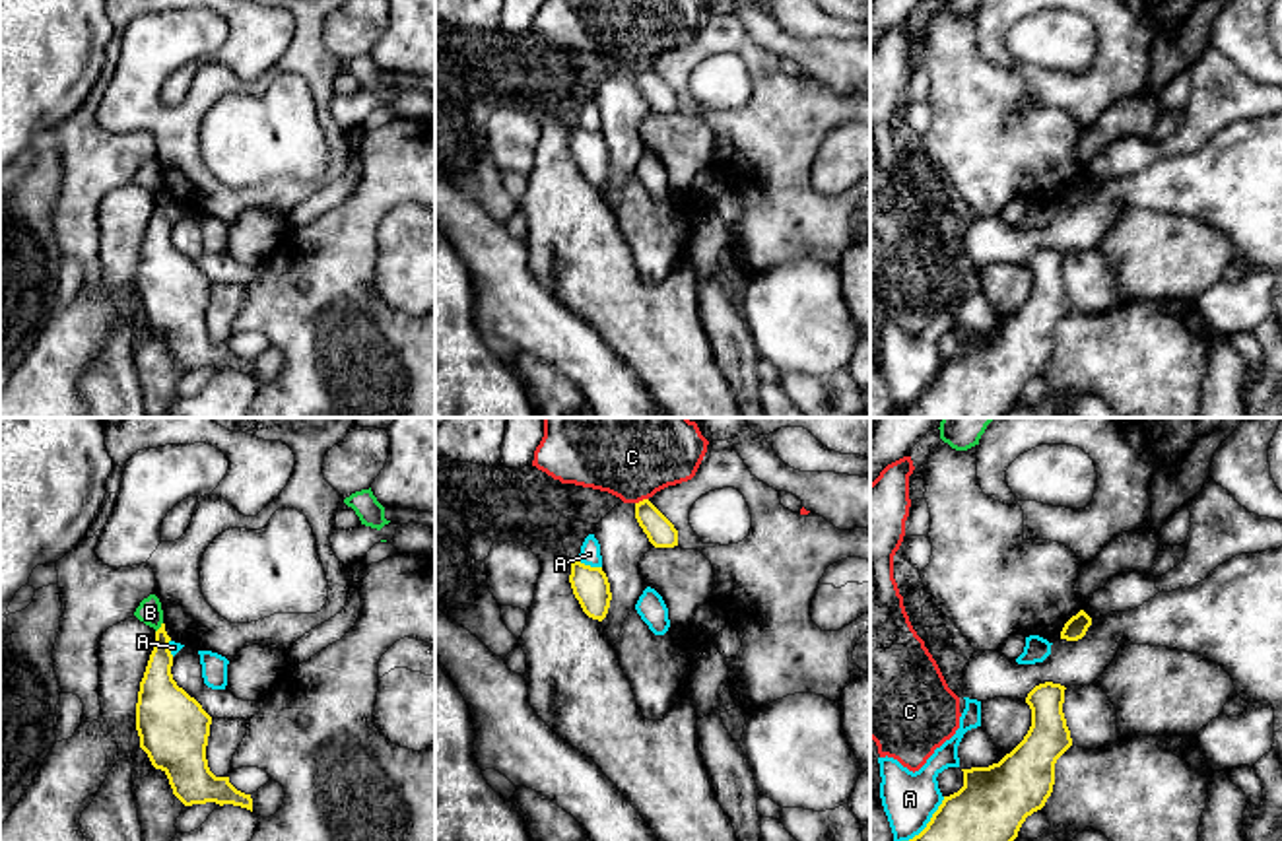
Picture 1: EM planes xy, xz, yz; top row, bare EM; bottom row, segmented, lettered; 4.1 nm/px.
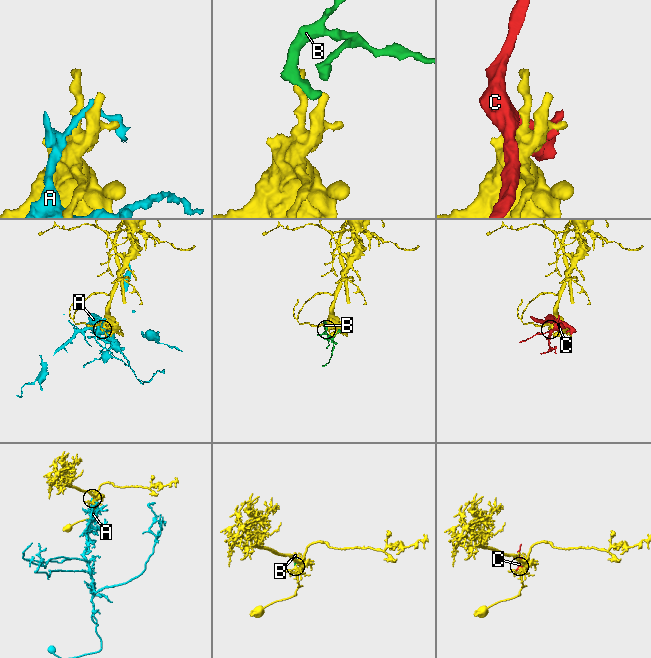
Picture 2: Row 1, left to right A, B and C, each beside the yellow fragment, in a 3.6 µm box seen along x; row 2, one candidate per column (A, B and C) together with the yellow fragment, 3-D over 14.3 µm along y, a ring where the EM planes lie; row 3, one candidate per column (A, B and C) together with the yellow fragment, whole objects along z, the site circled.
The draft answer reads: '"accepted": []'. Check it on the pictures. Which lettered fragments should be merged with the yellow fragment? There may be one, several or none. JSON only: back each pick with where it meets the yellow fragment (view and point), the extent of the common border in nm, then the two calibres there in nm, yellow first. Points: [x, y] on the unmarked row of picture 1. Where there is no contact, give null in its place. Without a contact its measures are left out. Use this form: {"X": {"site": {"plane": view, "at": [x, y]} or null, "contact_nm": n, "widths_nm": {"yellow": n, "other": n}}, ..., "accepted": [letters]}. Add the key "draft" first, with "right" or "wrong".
{"draft": "right", "accepted": []}

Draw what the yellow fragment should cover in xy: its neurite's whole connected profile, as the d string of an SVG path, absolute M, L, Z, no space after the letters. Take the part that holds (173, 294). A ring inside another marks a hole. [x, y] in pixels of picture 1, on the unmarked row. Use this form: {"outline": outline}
{"outline": "M161 188L138 256L140 313L152 330L167 340L173 359L185 371L216 367L253 377L251 359L237 355L229 342L216 342L208 332L212 282L173 245L169 206Z"}

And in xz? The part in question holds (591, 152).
{"outline": "M577 124L571 128L569 148L583 177L602 186L612 165L610 148L602 132L590 132Z"}

